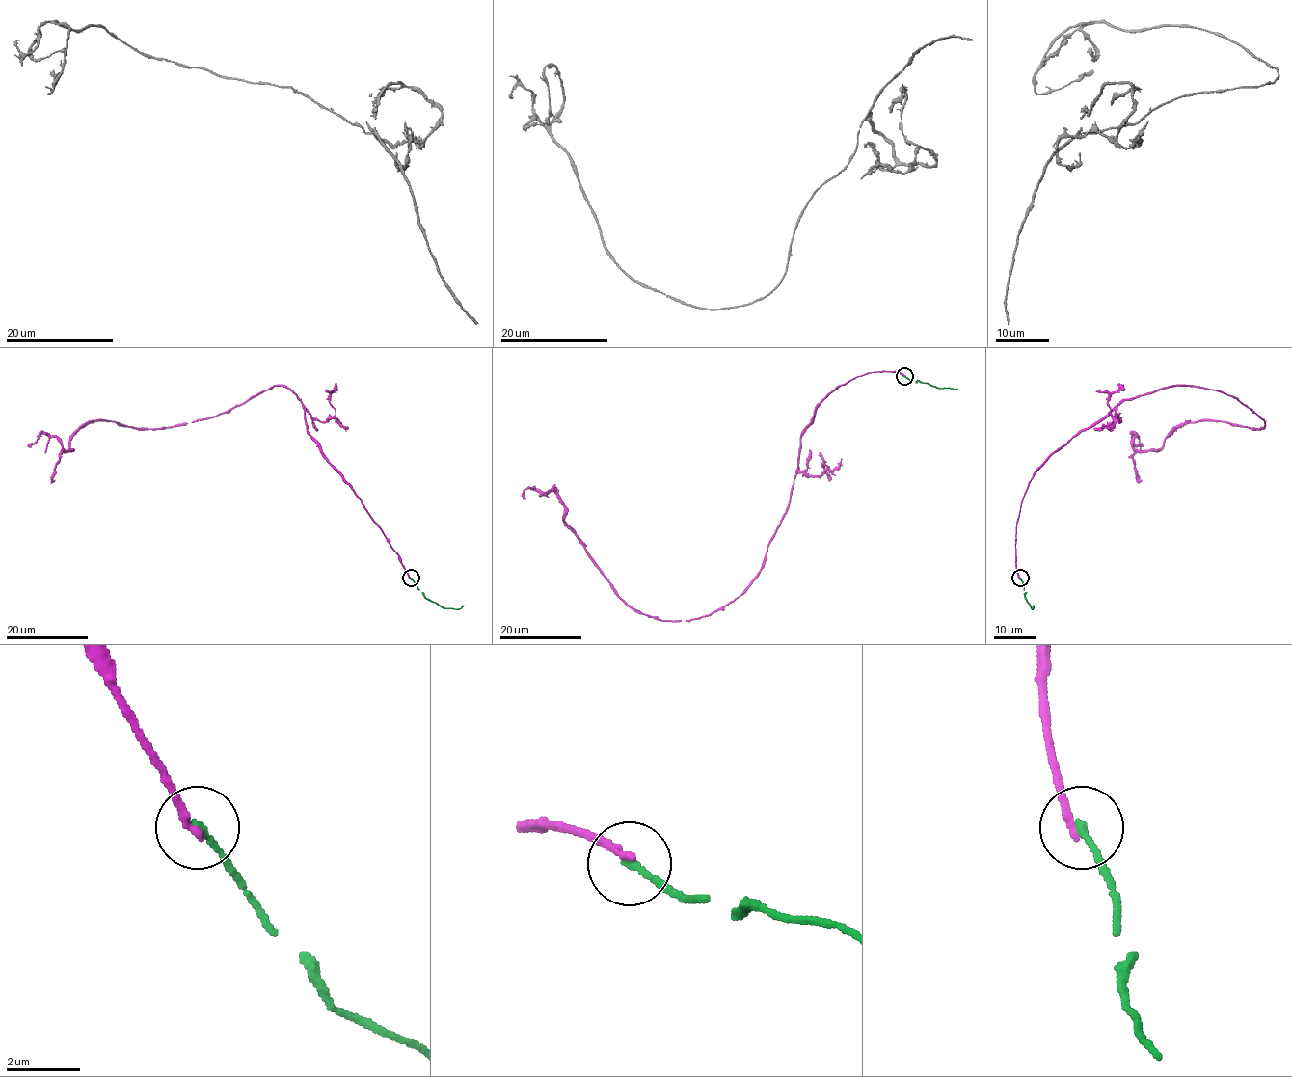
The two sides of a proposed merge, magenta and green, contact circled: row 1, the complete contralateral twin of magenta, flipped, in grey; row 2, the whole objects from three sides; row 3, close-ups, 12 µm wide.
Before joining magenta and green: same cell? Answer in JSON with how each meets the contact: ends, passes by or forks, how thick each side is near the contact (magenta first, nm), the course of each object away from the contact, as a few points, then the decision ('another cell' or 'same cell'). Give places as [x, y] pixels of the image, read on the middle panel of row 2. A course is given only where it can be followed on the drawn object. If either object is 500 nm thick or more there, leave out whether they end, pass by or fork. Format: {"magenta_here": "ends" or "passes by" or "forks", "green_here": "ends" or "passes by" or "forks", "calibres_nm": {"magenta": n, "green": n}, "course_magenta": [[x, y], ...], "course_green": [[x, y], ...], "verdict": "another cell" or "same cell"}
{"magenta_here": "ends", "green_here": "ends", "calibres_nm": {"magenta": 220, "green": 220}, "course_magenta": [[903, 375], [854, 377], [815, 410], [764, 567], [696, 618], [634, 611], [554, 488], [524, 499]], "course_green": [[903, 376], [937, 388], [957, 390]], "verdict": "another cell"}

